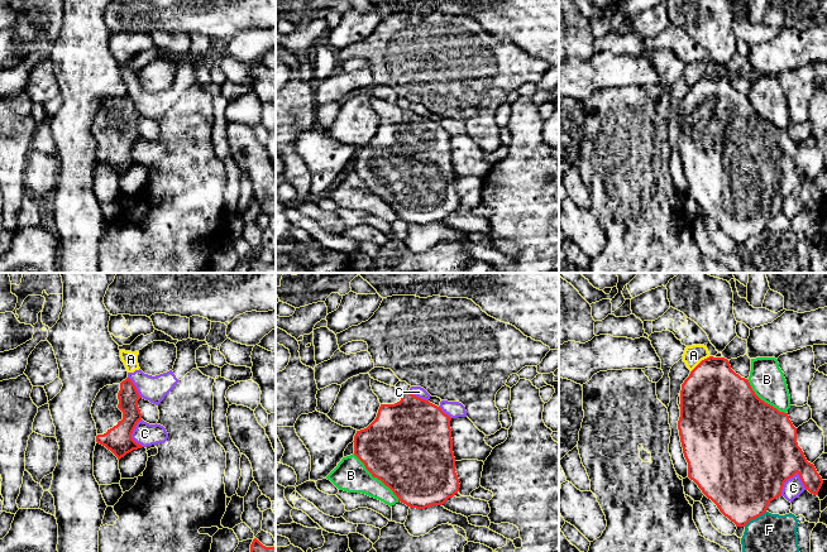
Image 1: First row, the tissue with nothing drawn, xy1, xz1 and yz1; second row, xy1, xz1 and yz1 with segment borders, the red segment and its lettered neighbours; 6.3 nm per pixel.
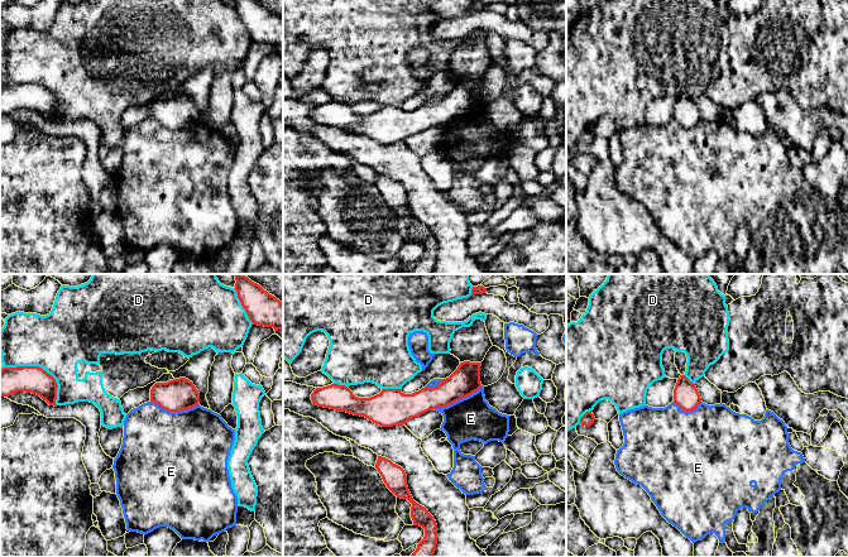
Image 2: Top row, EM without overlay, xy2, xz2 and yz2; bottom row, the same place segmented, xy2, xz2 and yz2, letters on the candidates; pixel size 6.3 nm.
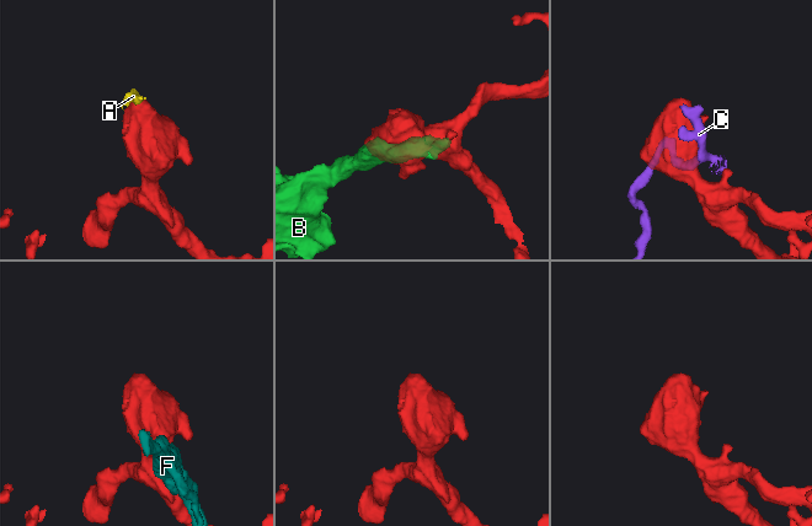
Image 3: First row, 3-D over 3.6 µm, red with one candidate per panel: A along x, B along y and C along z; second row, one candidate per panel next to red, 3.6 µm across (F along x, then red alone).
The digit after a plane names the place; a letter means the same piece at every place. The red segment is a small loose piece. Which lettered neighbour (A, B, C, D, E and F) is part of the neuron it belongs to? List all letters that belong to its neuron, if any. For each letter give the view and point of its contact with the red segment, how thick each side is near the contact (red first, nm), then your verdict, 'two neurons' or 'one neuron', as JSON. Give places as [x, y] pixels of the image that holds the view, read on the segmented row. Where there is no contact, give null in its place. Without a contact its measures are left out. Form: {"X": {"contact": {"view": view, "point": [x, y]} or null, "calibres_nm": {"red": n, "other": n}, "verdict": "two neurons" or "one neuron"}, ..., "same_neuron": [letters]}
{"A": {"contact": {"view": "yz1", "point": [699, 363]}, "calibres_nm": {"red": 440, "other": 120}, "verdict": "two neurons"}, "B": {"contact": {"view": "xz1", "point": [376, 476]}, "calibres_nm": {"red": 500, "other": 220}, "verdict": "two neurons"}, "C": {"contact": {"view": "yz1", "point": [784, 481]}, "calibres_nm": {"red": 500, "other": 120}, "verdict": "two neurons"}, "D": {"contact": {"view": "xy2", "point": [41, 368]}, "calibres_nm": {"red": 180, "other": 380}, "verdict": "two neurons"}, "E": {"contact": {"view": "xy2", "point": [175, 411]}, "calibres_nm": {"red": 200, "other": 500}, "verdict": "two neurons"}, "F": {"contact": {"view": "yz1", "point": [754, 518]}, "calibres_nm": {"red": 440, "other": 240}, "verdict": "two neurons"}, "same_neuron": []}

